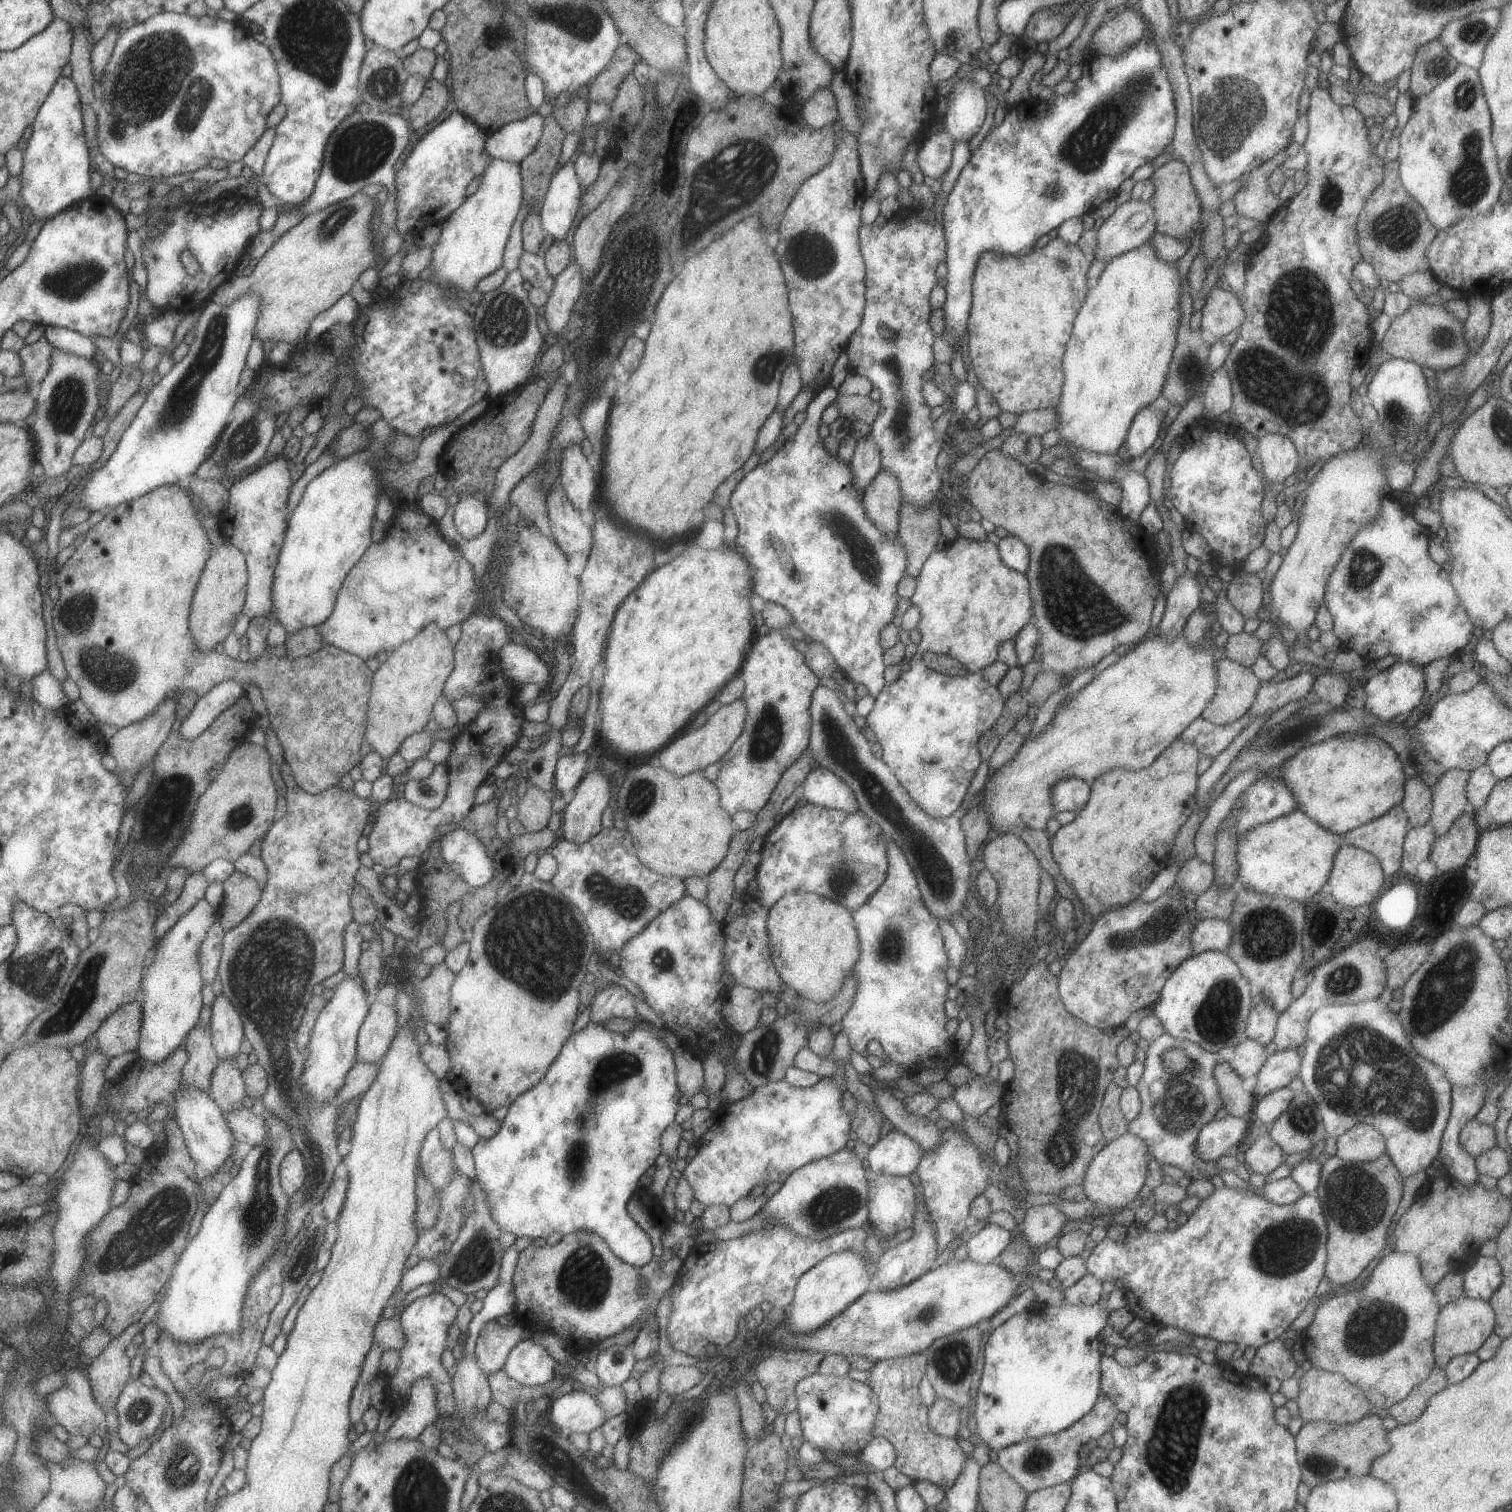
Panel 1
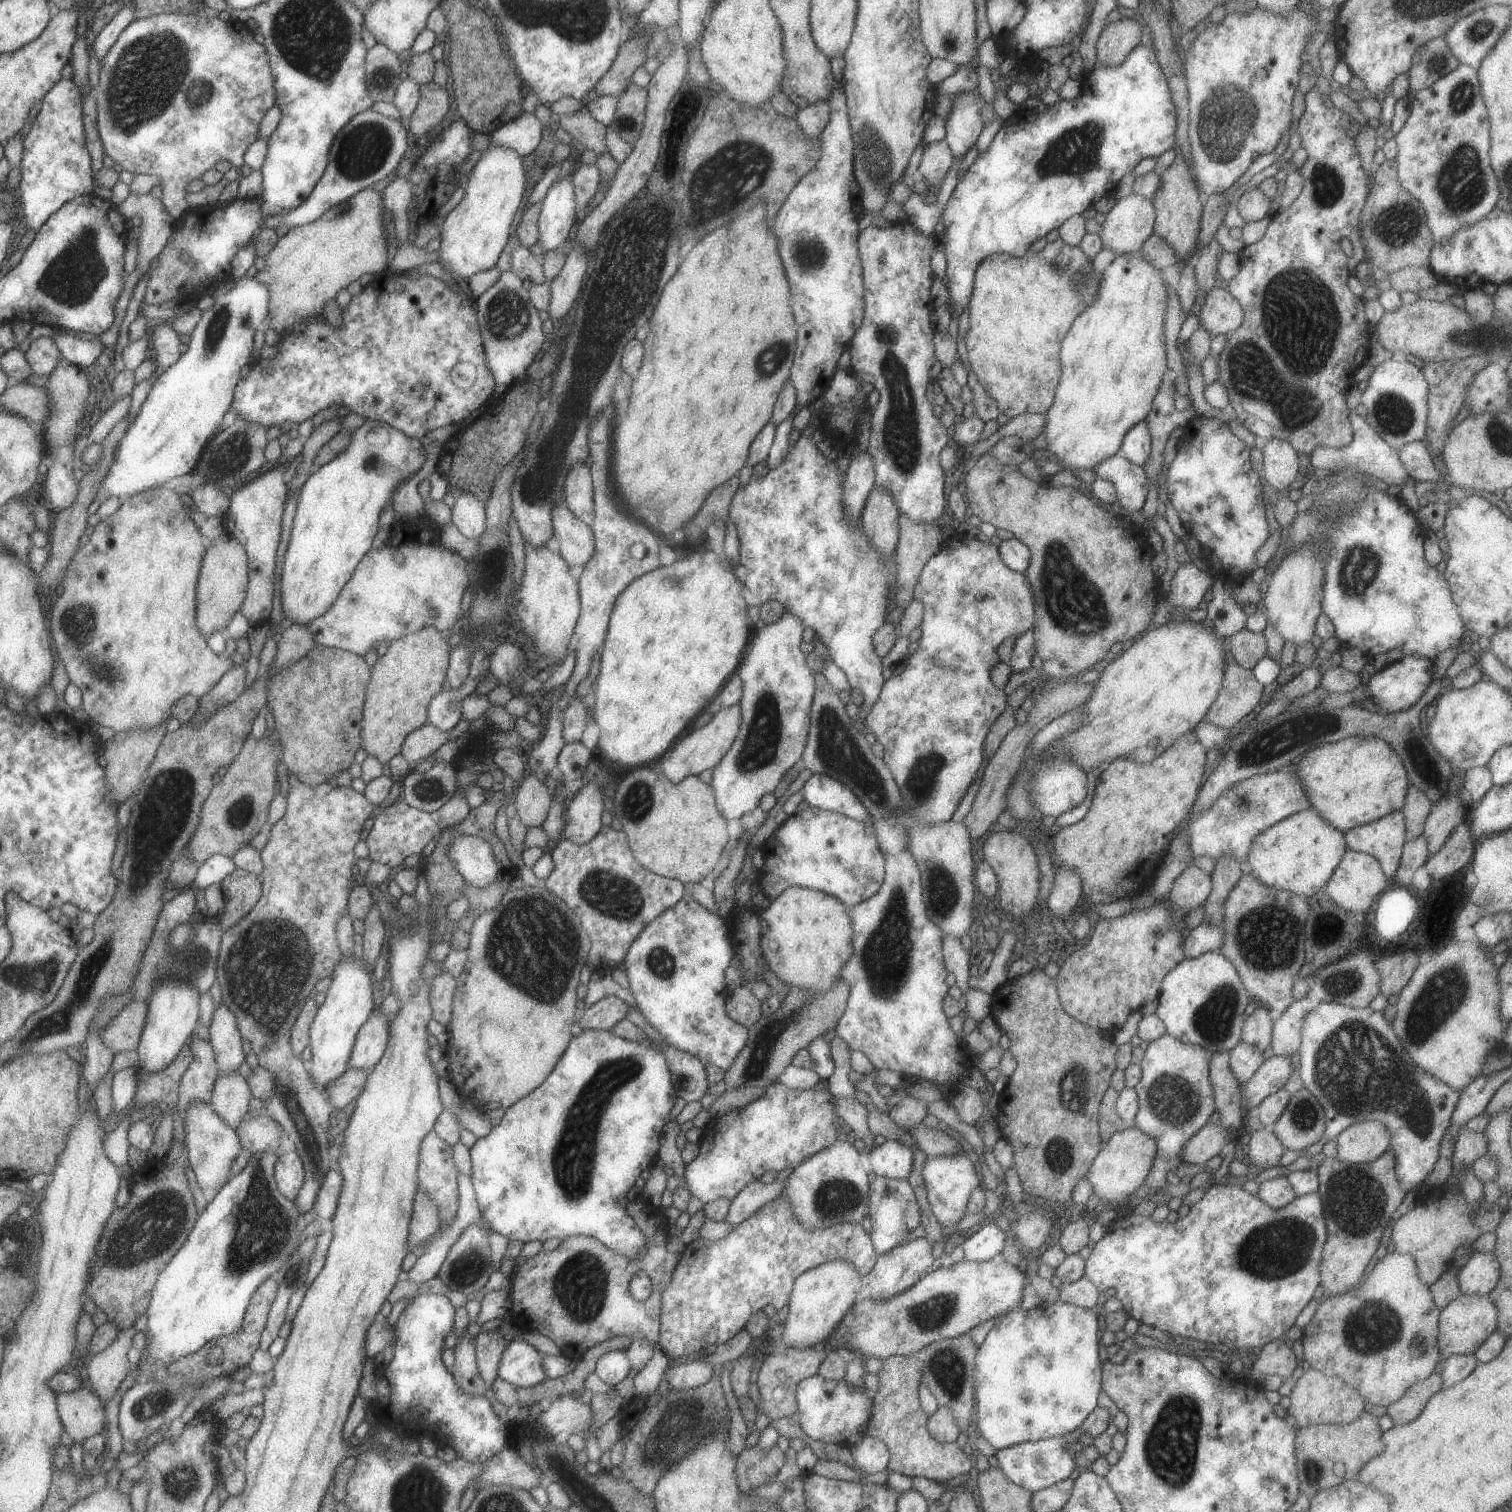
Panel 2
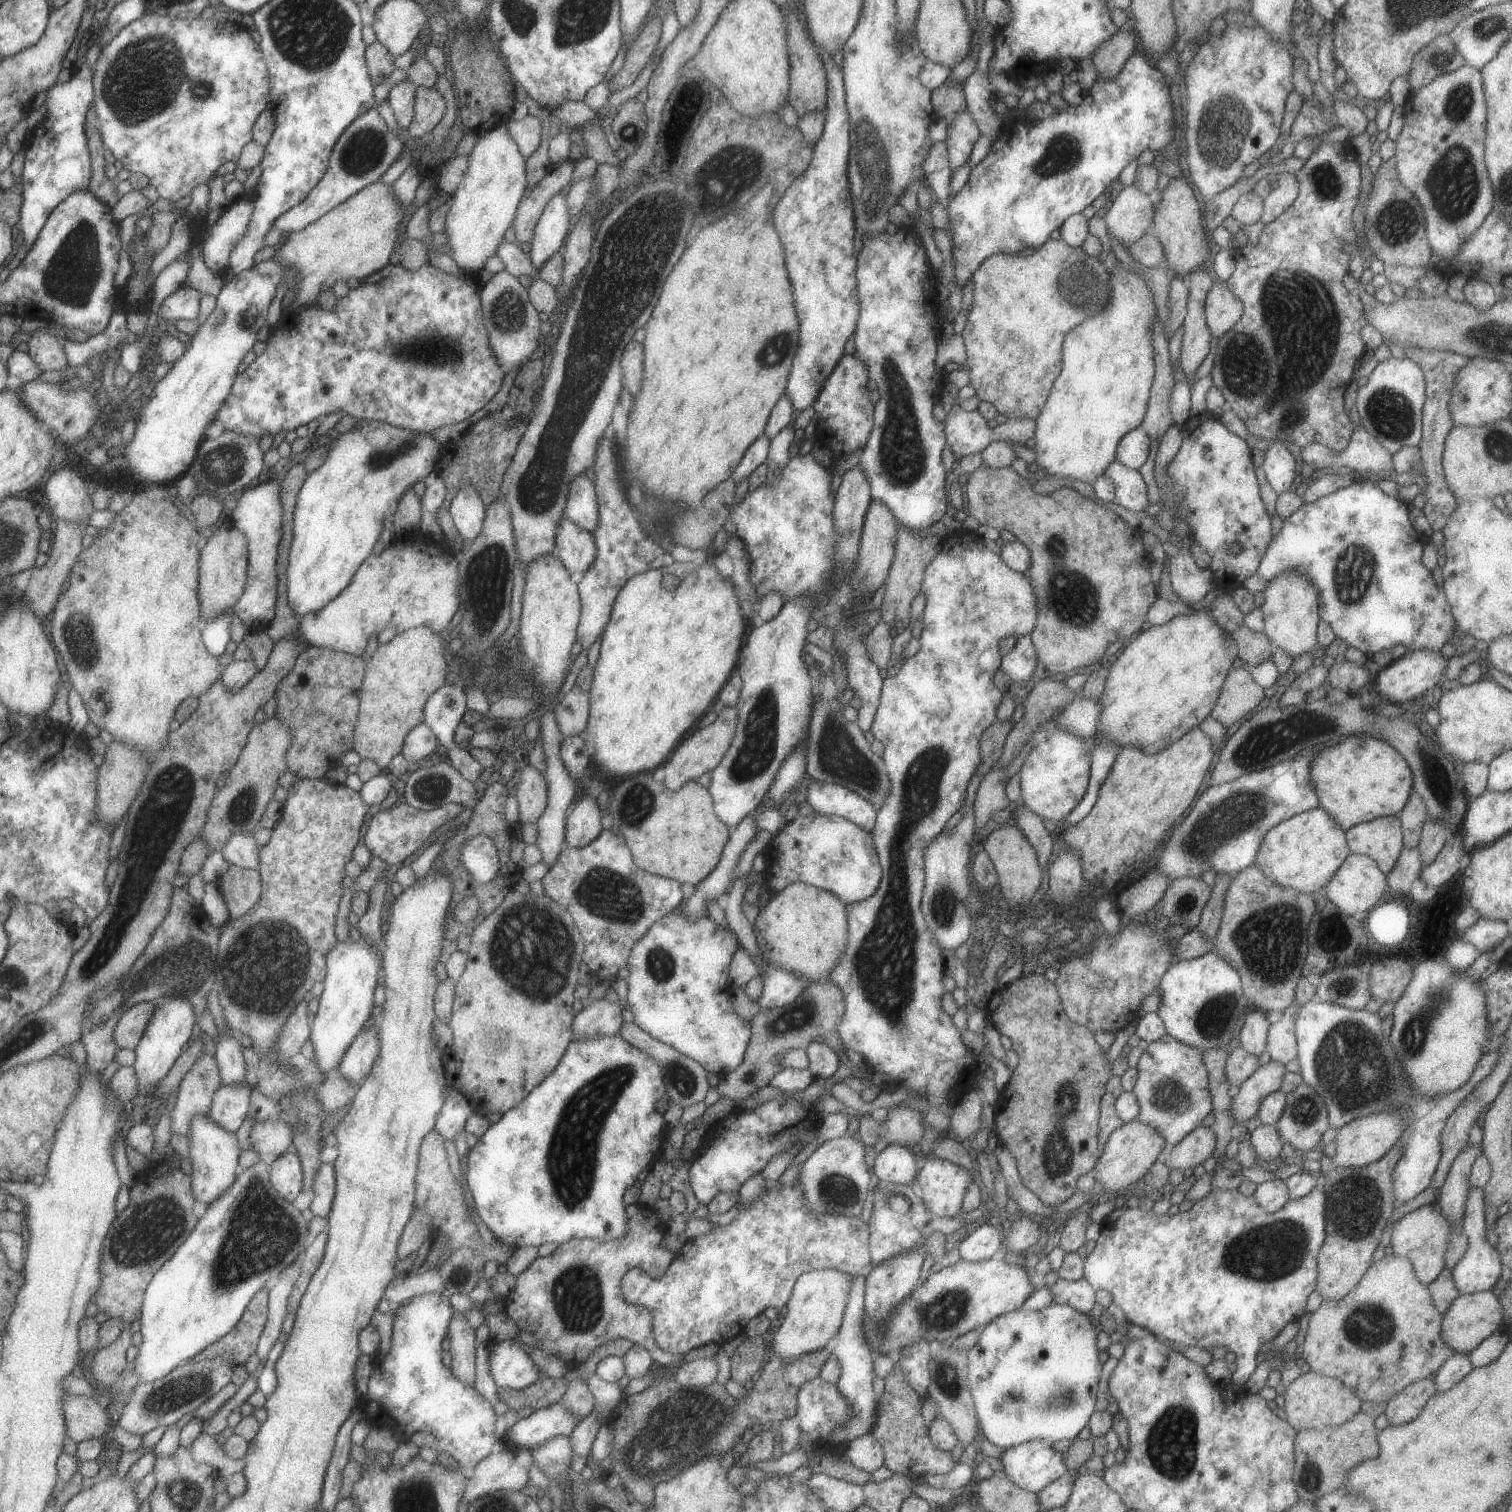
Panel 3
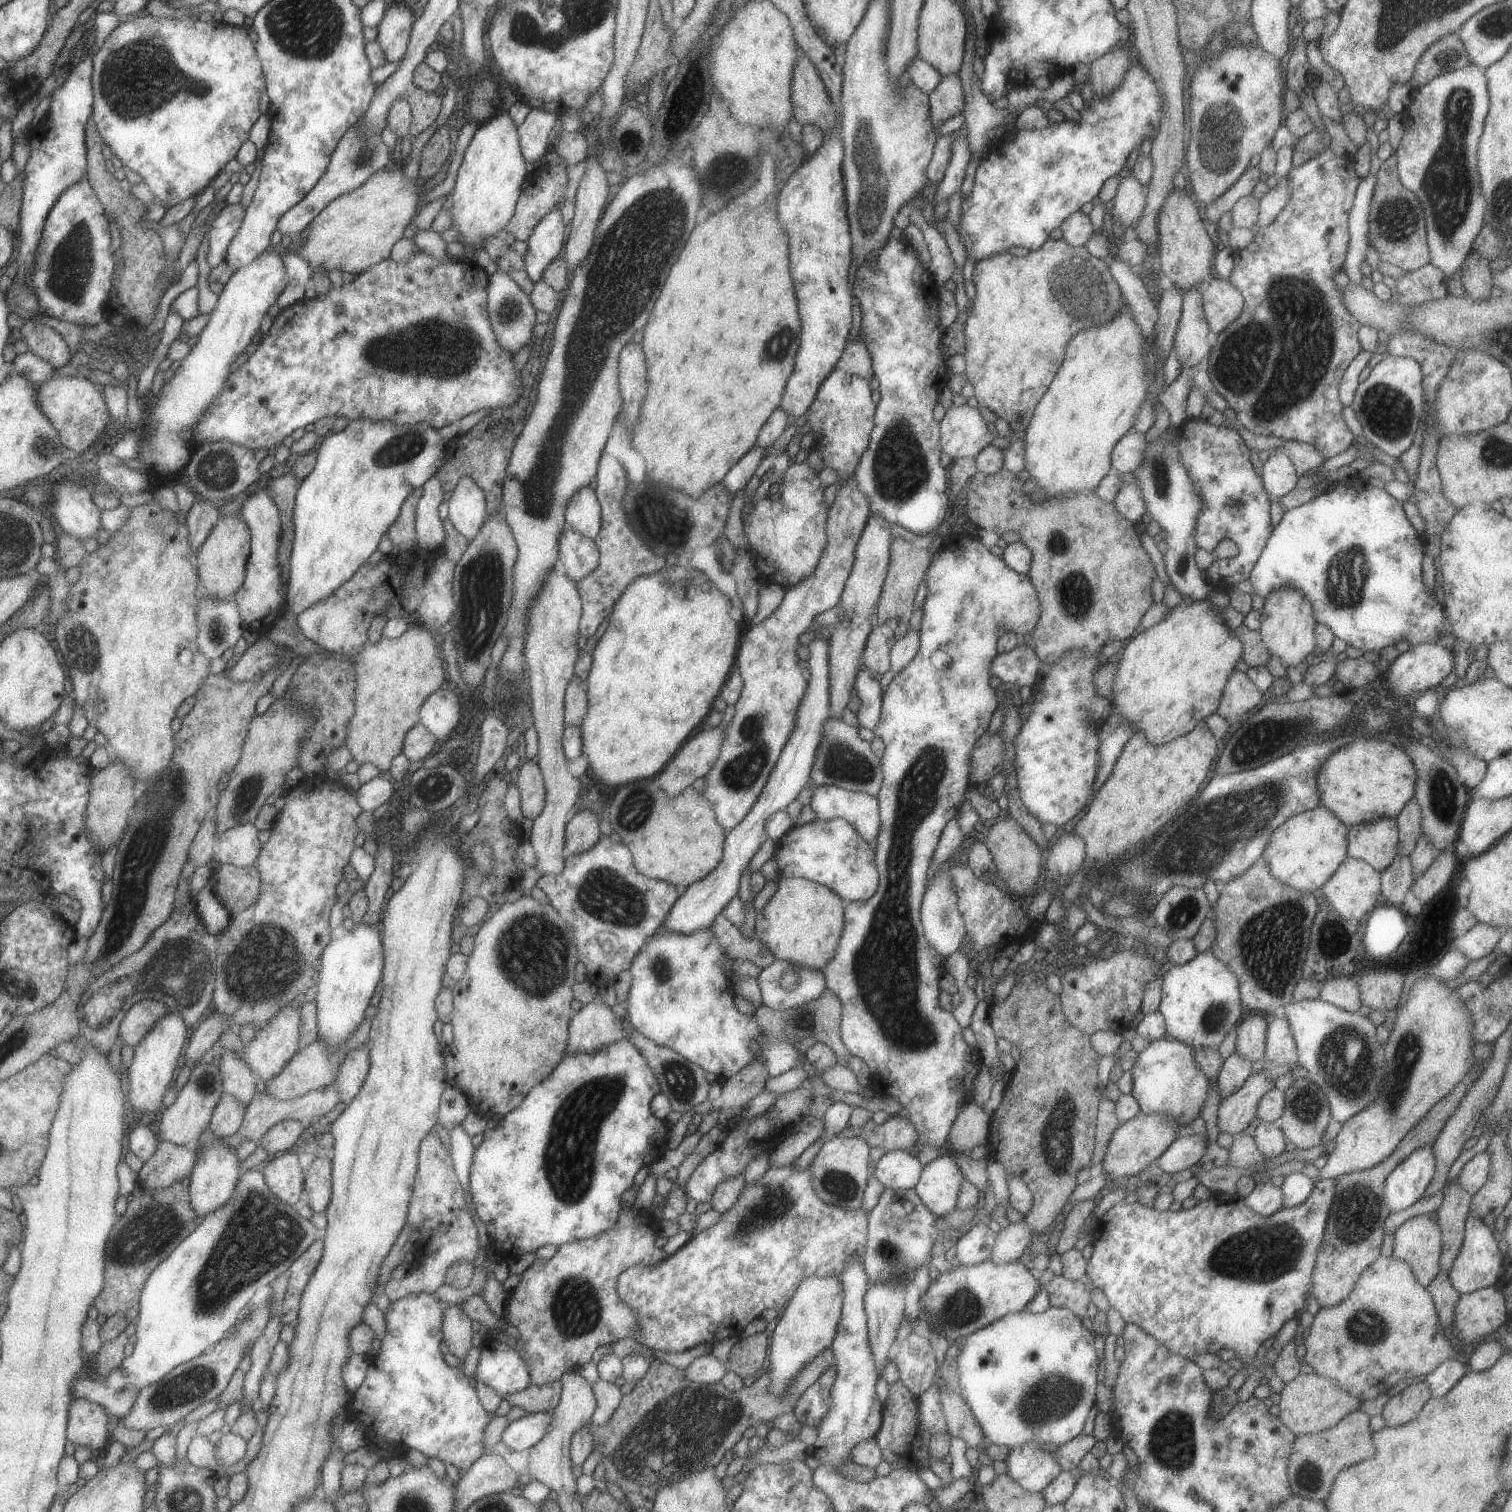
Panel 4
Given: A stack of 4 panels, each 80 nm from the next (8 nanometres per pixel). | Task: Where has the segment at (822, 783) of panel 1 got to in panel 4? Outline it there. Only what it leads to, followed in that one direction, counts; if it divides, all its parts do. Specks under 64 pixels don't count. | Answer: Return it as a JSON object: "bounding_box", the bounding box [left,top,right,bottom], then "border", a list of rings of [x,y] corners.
{"bounding_box":[811,785,881,844],"border":[[[822,785],[813,790],[811,806],[818,820],[844,818],[868,844],[876,842],[881,826],[877,797],[834,785]]]}

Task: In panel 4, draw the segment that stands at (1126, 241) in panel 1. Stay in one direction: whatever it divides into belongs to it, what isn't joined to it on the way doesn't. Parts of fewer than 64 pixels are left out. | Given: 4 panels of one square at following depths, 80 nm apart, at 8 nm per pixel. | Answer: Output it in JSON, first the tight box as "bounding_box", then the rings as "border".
{"bounding_box":[1108,174,1147,229],"border":[[[1134,174],[1122,175],[1120,186],[1113,201],[1108,205],[1112,217],[1120,226],[1134,229],[1134,224],[1140,220],[1146,207],[1147,187],[1140,184]]]}

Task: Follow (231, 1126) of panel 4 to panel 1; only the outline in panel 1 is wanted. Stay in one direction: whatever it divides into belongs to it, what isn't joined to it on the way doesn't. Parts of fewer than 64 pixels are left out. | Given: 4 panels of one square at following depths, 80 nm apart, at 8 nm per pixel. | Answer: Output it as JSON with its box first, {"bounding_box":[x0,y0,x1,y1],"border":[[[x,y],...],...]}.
{"bounding_box":[208,1060,246,1115],"border":[[[222,1060],[214,1072],[212,1086],[208,1091],[212,1099],[222,1108],[224,1115],[244,1108],[246,1082],[243,1072],[237,1068],[235,1060]]]}

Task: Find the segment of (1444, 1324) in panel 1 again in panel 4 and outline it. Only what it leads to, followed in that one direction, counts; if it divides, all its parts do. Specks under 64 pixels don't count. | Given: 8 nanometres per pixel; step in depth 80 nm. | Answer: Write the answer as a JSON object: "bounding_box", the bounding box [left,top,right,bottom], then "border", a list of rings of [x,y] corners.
{"bounding_box":[1454,1286,1506,1344],"border":[[[1495,1286],[1461,1294],[1454,1308],[1454,1334],[1464,1344],[1482,1343],[1482,1340],[1506,1323],[1506,1300]]]}

